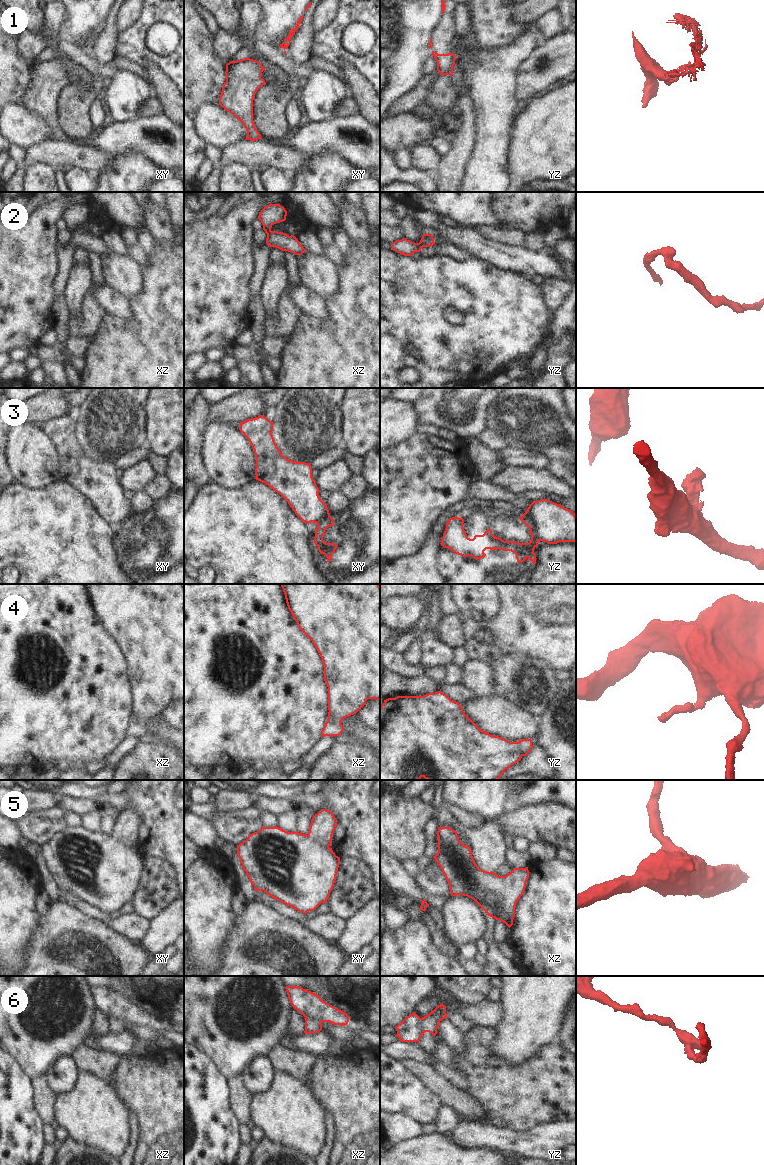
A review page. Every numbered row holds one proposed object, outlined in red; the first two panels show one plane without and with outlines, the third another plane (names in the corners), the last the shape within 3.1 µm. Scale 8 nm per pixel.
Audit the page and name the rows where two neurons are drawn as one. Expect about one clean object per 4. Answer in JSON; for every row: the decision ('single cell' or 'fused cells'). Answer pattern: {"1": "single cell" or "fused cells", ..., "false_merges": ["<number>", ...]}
{"1": "fused cells", "2": "fused cells", "3": "fused cells", "4": "fused cells", "5": "single cell", "6": "fused cells", "false_merges": ["1", "2", "3", "4", "6"]}

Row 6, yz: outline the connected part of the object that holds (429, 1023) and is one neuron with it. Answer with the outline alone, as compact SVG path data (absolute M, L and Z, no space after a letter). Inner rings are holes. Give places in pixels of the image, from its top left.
M440 1004L432 1012L421 1018L420 1026L422 1035L425 1032L429 1032L434 1036L437 1034L440 1021L447 1018L445 1011L446 1006Z

